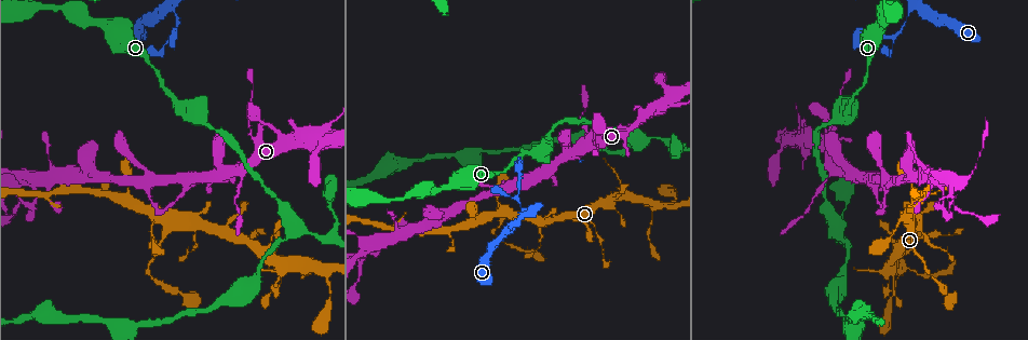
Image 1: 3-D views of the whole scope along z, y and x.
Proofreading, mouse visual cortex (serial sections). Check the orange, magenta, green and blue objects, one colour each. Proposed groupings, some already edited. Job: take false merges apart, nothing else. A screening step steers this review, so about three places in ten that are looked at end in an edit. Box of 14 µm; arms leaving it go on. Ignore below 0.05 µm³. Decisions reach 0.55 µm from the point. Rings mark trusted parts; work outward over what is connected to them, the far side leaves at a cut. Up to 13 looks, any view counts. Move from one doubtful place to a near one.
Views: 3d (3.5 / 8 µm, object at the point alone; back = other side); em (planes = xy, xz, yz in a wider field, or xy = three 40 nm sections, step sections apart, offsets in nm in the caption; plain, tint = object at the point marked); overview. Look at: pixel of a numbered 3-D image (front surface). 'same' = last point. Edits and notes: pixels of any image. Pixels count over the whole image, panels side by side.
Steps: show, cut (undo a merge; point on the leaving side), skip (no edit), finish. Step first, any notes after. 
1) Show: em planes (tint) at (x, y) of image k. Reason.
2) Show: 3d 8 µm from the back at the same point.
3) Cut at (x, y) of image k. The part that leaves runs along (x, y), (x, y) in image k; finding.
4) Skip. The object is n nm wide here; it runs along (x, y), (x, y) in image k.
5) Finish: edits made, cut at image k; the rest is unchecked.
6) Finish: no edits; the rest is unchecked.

Show: 3d 3.5 µm at (935, 273) of image 1. Sudden change in width.

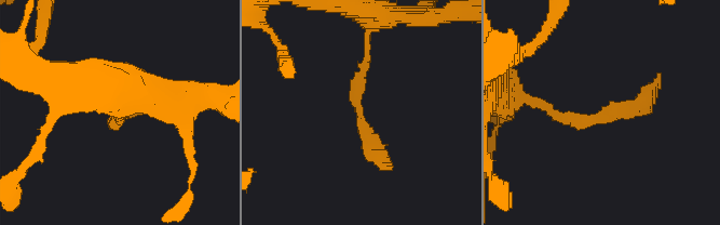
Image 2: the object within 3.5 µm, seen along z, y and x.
Show: em xy step 2 (tint) at (596, 117) of image 2. Now the EM.

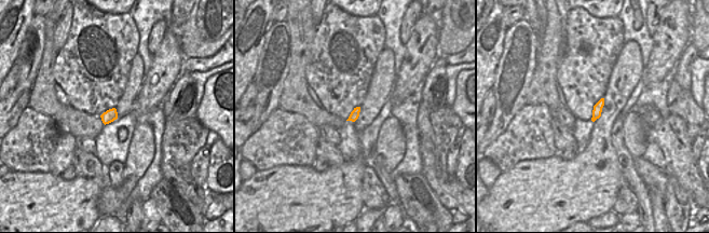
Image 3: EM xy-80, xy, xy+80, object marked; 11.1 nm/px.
Skip. It runs along (368, 42), (358, 114), (382, 161) in image 2; all the same cell.

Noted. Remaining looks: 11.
Show: 3d 8 µm at (241, 172) of image 1. Three arms meet.

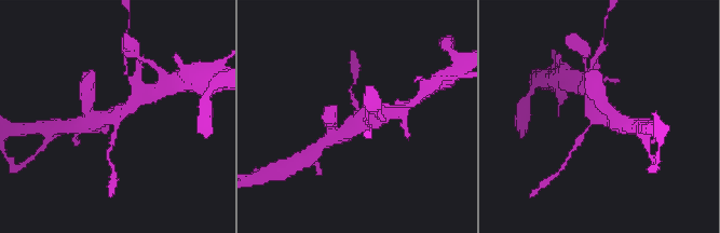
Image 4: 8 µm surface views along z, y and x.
Show: em xy step 2 (tint) at (593, 120) of image 4. 3 arms meet here; the arms are 150, 500, 500 nm wide; now the EM.

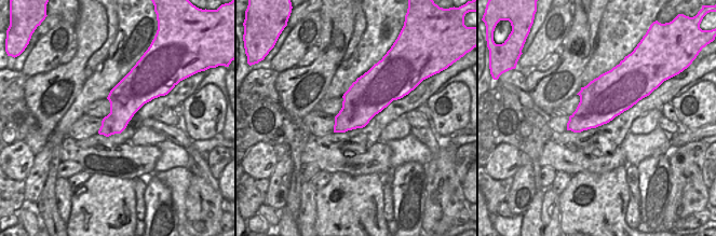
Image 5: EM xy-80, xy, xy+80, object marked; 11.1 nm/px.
Skip. It runs along (143, 97), (118, 114), (93, 123) in image 4; continuous, no second cell.

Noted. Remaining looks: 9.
Show: 3d 3.5 µm at (160, 241) of image 1. Thick turns thin.

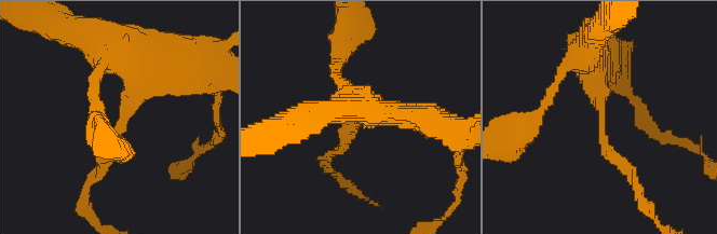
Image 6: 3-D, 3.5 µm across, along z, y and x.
Show: em xy step 2 (tint) at (122, 119) of image 6.

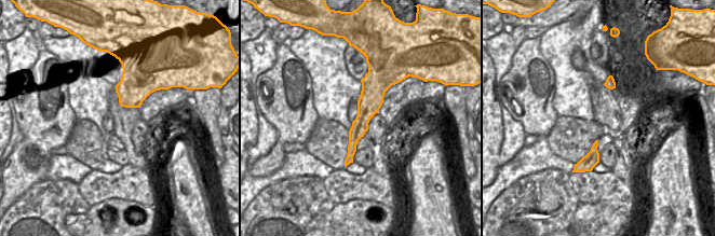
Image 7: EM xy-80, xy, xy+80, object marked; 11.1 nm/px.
Show: em xy step 5 (tint) at the same point.

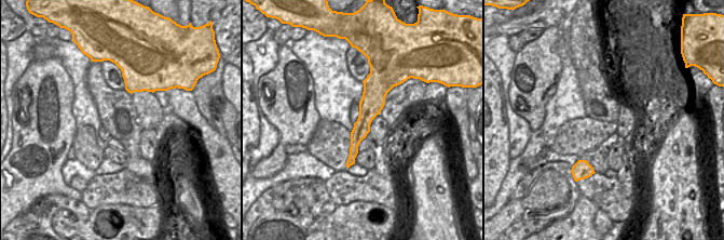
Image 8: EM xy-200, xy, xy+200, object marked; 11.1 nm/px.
Skip. The arms are 200, 300 nm wide; it runs along (168, 68), (125, 108), (99, 174) in image 6; continuous, no second cell.

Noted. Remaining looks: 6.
Show: em xy step 1 (tint) at (894, 34) of image 1. A fork.

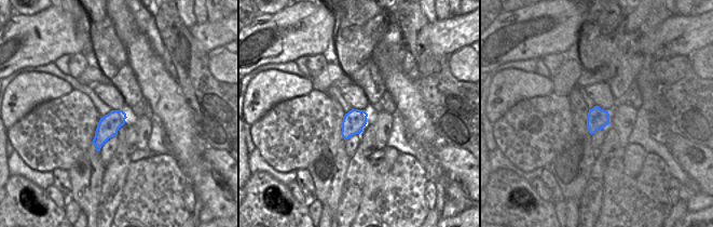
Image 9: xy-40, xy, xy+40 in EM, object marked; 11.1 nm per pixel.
Show: 3d 3.5 µm at the same point. See where the arms go.

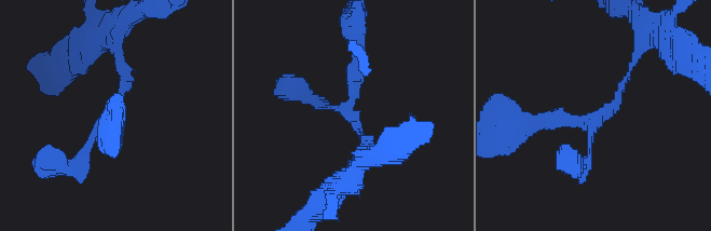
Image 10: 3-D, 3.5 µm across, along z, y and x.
Skip. It runs along (632, 67), (596, 120), (524, 123) in image 10; all the same cell.

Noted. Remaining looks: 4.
Show: 3d 8 µm at (948, 181) of image 1.

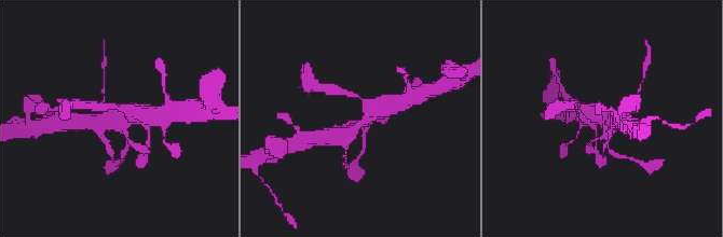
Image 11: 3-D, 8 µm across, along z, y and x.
Show: 3d 3.5 µm at (602, 118) of image 11. Closer look.

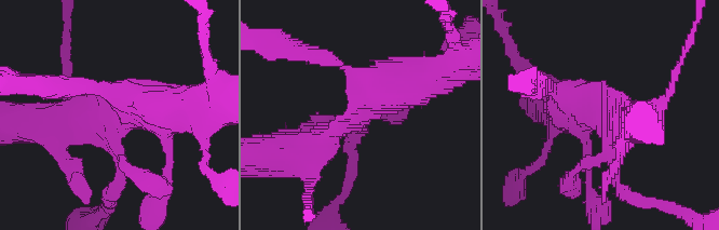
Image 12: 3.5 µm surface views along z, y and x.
Skip. It runs along (182, 107), (119, 113), (116, 184) in image 12; continuous, no second cell.

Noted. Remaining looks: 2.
Finish: no edits; the rest is unchecked.

